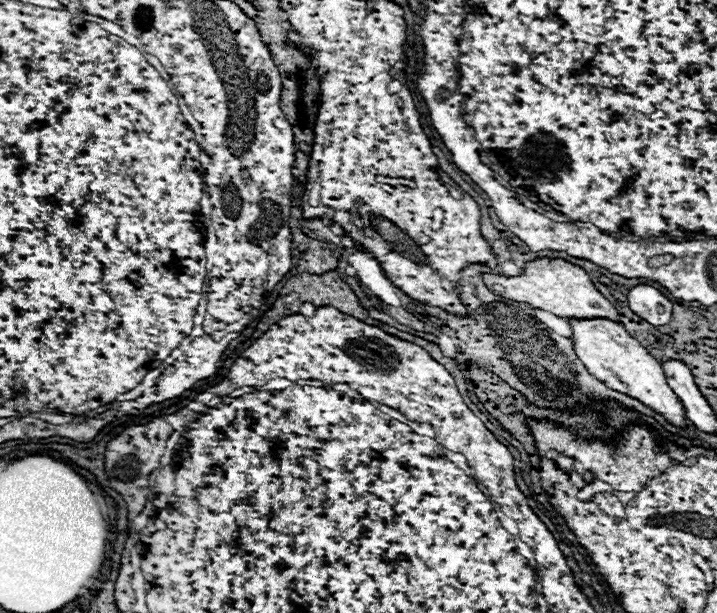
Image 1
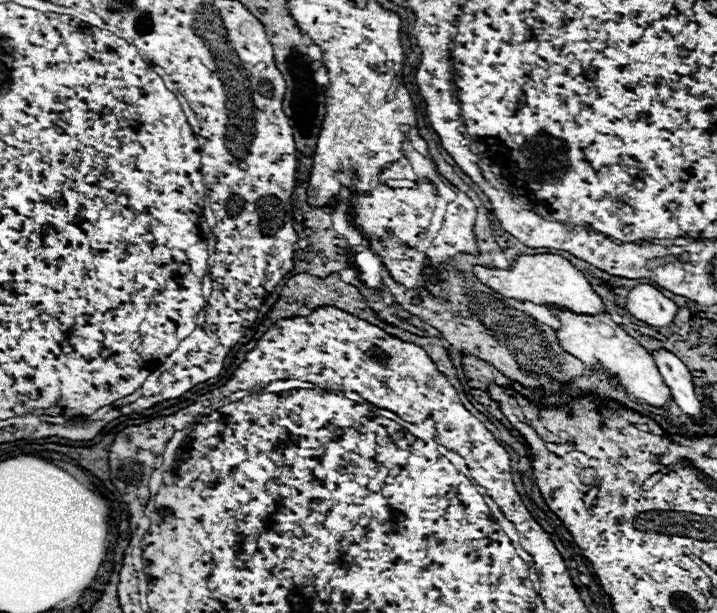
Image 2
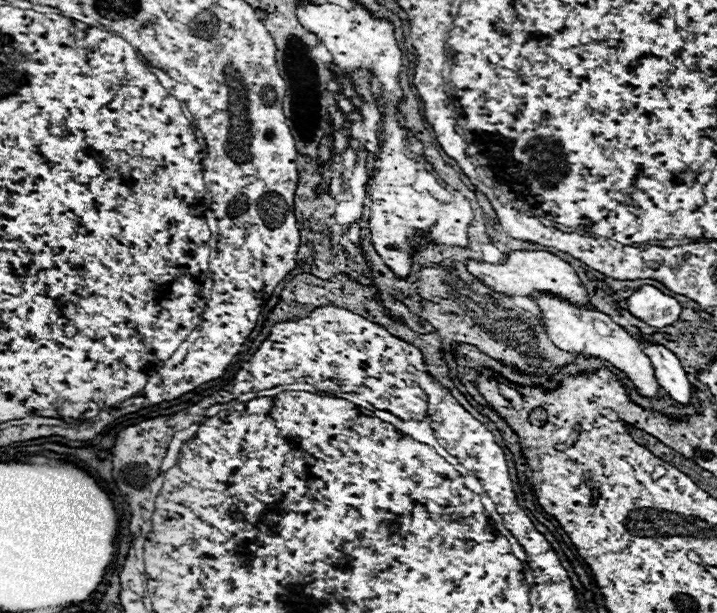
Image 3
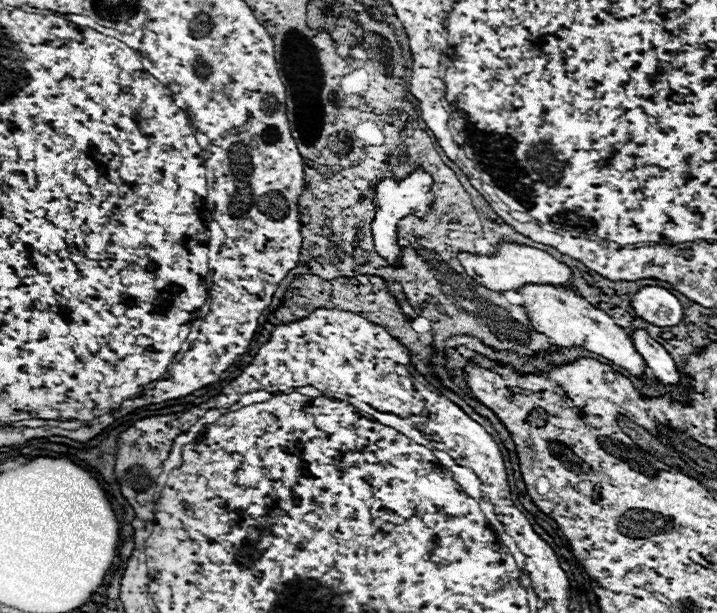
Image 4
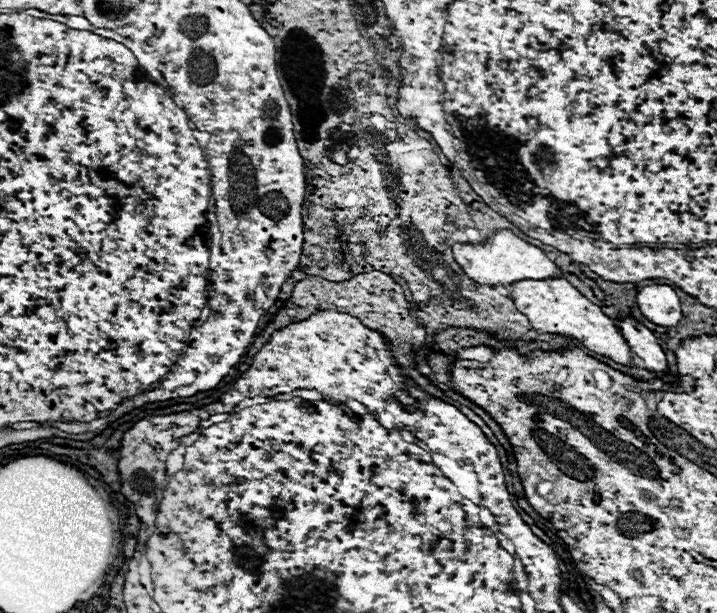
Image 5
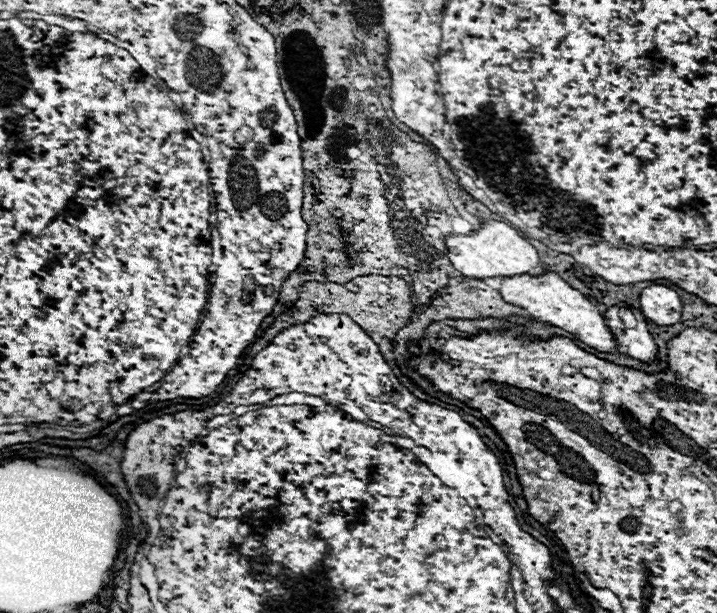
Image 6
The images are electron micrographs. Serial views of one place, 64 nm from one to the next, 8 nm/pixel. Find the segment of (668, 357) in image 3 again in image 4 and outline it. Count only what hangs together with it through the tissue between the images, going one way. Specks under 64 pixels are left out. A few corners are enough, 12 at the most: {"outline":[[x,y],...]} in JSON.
{"outline":[[628,330],[662,384],[680,384],[672,356],[646,330]]}

